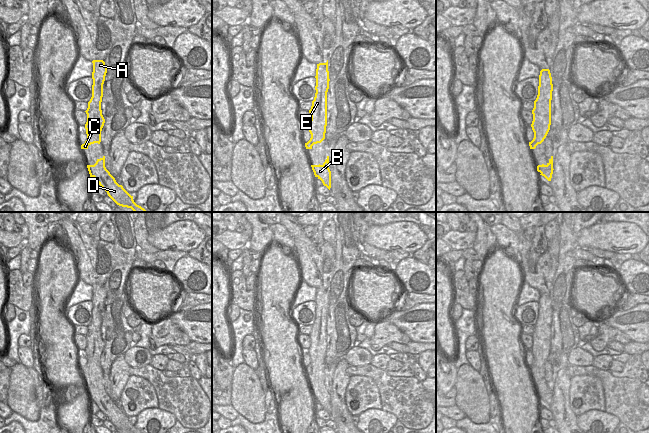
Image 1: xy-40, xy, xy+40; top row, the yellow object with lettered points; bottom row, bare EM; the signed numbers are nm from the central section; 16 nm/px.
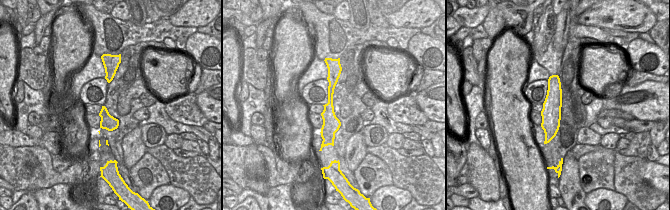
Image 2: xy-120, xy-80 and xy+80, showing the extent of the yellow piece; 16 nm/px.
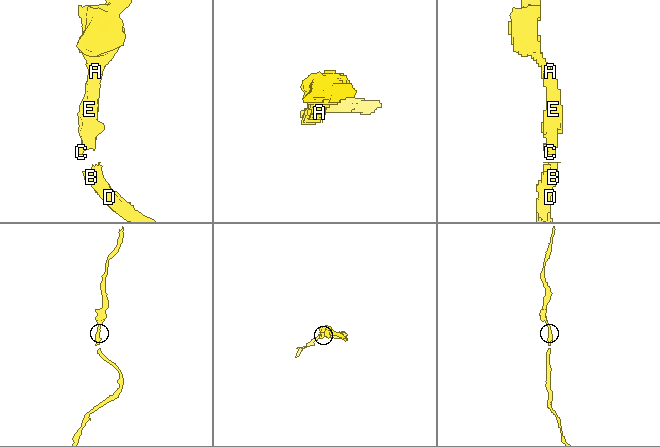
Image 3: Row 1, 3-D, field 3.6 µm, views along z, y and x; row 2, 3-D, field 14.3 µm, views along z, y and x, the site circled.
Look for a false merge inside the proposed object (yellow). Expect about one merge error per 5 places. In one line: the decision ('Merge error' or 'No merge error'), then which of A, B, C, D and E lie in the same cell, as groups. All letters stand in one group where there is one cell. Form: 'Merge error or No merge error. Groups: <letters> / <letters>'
No merge error. Groups: A B C D E.

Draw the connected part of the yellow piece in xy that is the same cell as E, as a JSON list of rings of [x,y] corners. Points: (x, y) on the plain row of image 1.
[[[328,284],[326,287],[317,288],[316,293],[315,321],[309,334],[311,344],[308,354],[311,358],[310,364],[305,367],[306,373],[312,373],[312,370],[321,367],[325,363],[327,350],[327,316],[329,313],[329,295]]]

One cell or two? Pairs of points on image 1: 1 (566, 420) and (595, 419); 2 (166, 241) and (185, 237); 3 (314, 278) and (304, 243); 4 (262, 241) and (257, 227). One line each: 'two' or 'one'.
1: two
2: one
3: one
4: one

